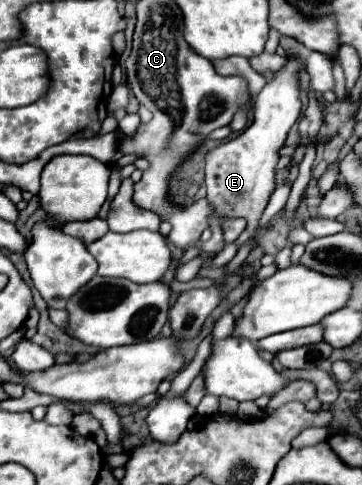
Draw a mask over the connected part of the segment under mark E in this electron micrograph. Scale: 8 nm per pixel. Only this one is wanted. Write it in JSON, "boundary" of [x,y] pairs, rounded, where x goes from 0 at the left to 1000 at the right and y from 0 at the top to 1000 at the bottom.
{"boundary":[[[798,126],[765,159],[727,179],[704,208],[704,245],[671,278],[583,307],[572,315],[566,377],[572,410],[594,423],[599,447],[671,447],[682,456],[677,476],[649,497],[655,505],[682,501],[715,468],[721,443],[760,394],[760,344],[771,336],[771,307],[787,299],[793,274],[831,237],[831,188],[820,175],[820,146],[831,134]]]}

